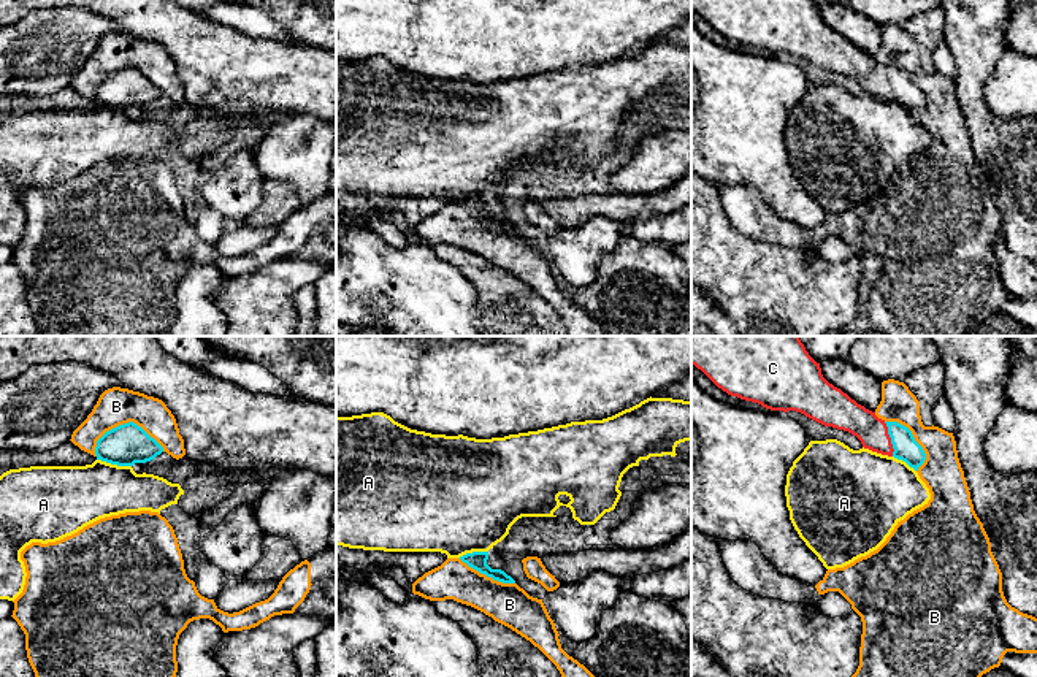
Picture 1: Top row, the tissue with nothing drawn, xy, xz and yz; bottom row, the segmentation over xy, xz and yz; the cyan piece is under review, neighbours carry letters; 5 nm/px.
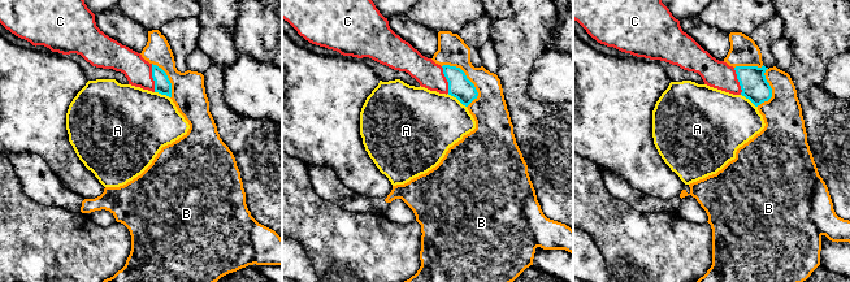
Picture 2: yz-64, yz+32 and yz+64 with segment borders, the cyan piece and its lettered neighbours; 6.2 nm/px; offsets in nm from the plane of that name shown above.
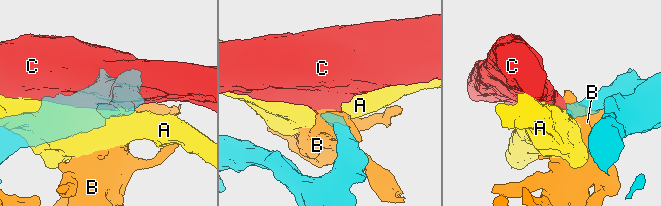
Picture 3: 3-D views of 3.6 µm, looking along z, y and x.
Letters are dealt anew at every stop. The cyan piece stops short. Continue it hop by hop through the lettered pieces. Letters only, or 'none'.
C

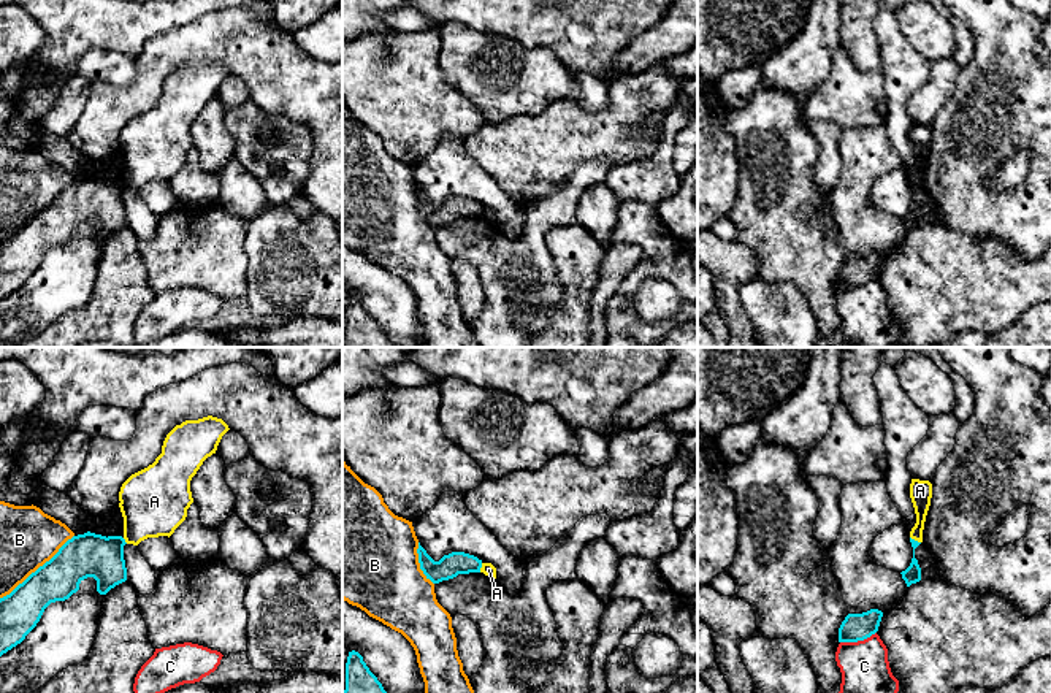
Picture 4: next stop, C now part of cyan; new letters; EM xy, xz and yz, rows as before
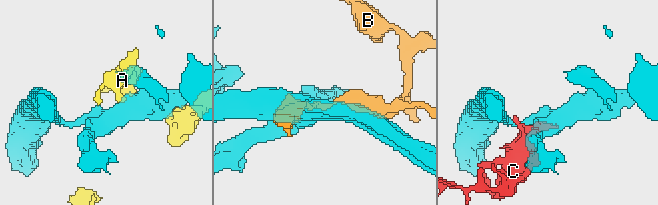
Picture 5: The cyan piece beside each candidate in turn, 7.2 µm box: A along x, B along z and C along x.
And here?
none

